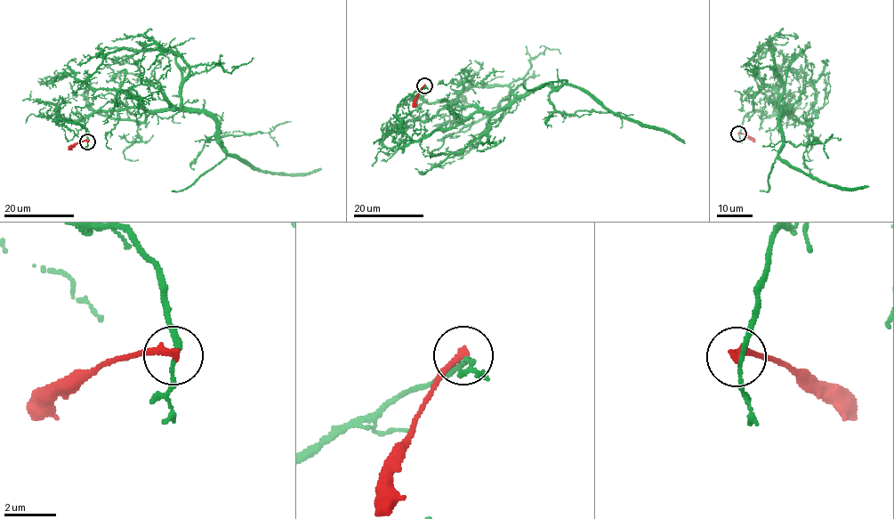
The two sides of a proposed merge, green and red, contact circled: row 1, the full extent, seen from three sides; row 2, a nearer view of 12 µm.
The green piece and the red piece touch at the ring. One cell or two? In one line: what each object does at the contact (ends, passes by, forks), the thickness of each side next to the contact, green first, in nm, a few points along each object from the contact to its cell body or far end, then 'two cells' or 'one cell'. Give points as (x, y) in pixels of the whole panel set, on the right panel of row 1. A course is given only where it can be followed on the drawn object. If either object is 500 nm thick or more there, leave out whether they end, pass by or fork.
green passes by | red ends | 170/280 nm | green via (739, 133), (749, 111), (793, 109), (778, 123), (780, 158), (818, 182), (868, 186) | red via (739, 133), (754, 141) | two cells

